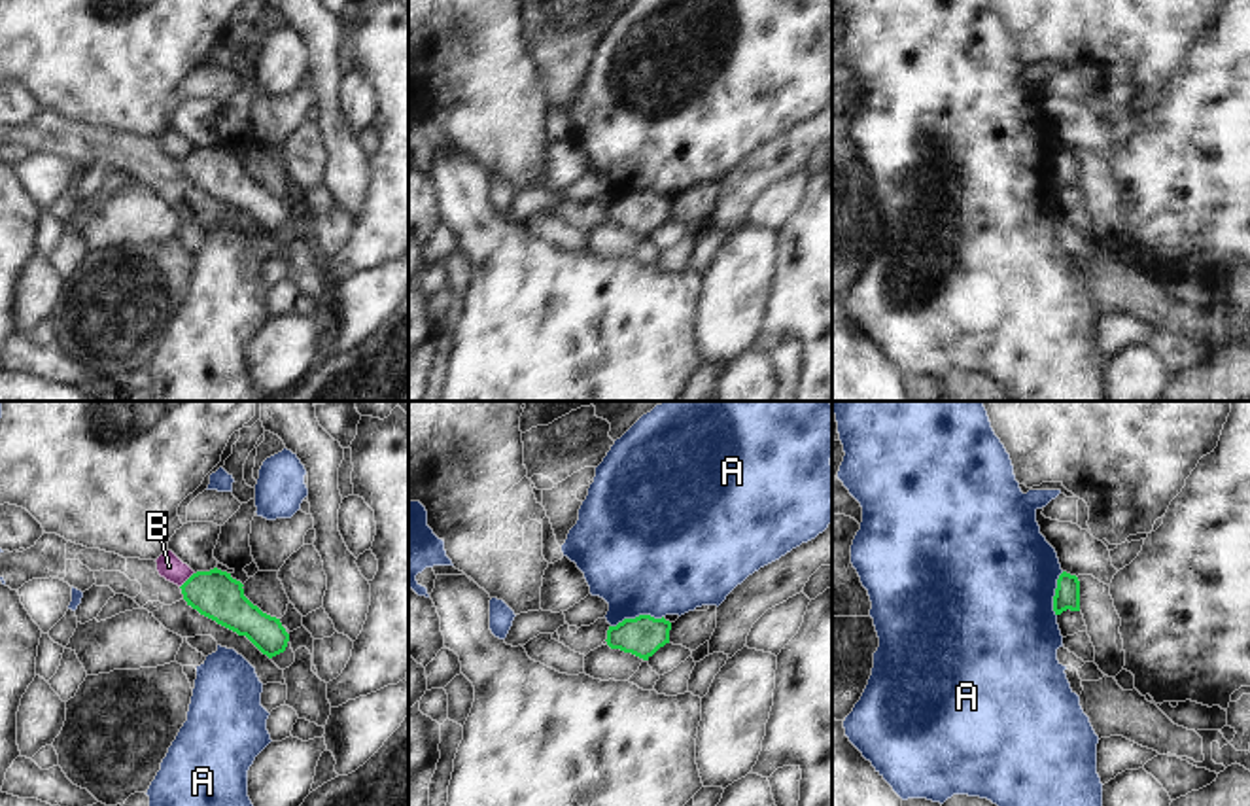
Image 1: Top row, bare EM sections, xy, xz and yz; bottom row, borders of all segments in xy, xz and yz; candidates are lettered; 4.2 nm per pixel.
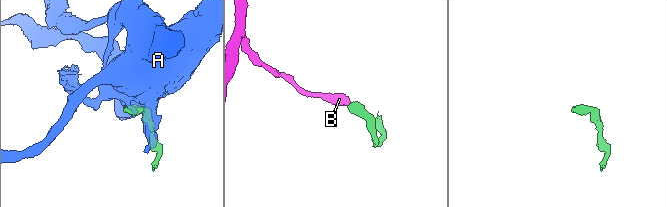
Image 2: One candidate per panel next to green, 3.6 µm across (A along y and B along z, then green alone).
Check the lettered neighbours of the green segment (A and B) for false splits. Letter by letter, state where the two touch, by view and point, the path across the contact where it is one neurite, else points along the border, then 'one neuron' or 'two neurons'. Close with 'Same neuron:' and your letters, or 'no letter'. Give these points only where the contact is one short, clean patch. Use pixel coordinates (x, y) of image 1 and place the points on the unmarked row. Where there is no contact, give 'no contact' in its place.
A: xz (636, 193) | two neurons
B: xy (188, 156) | along xy (193, 148), (180, 163) | two neurons
Same neuron: no letter

